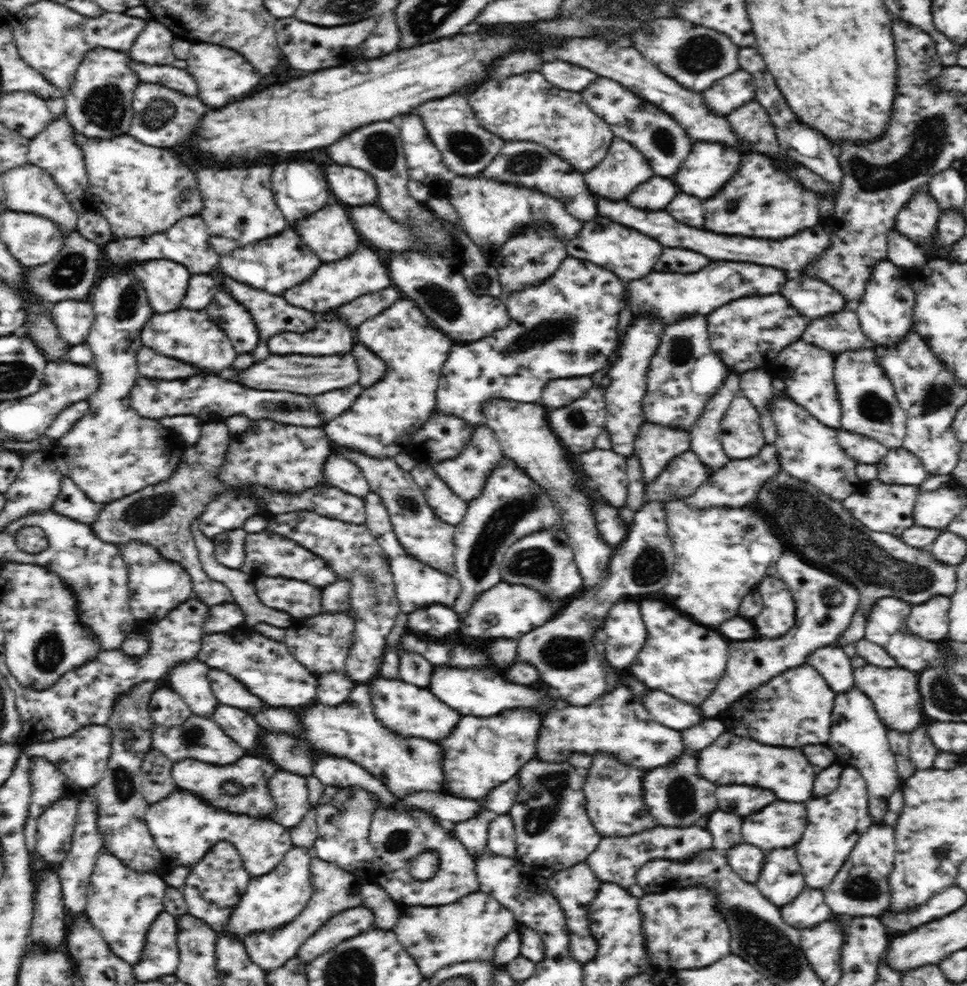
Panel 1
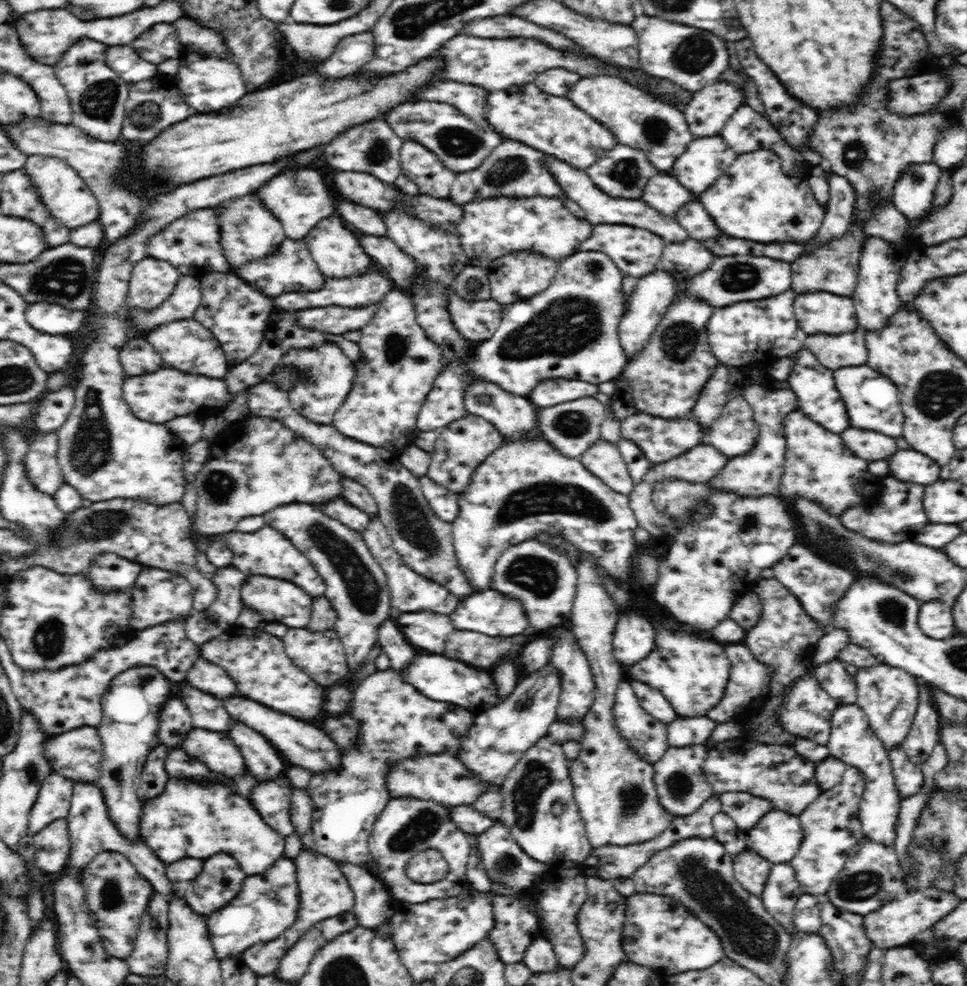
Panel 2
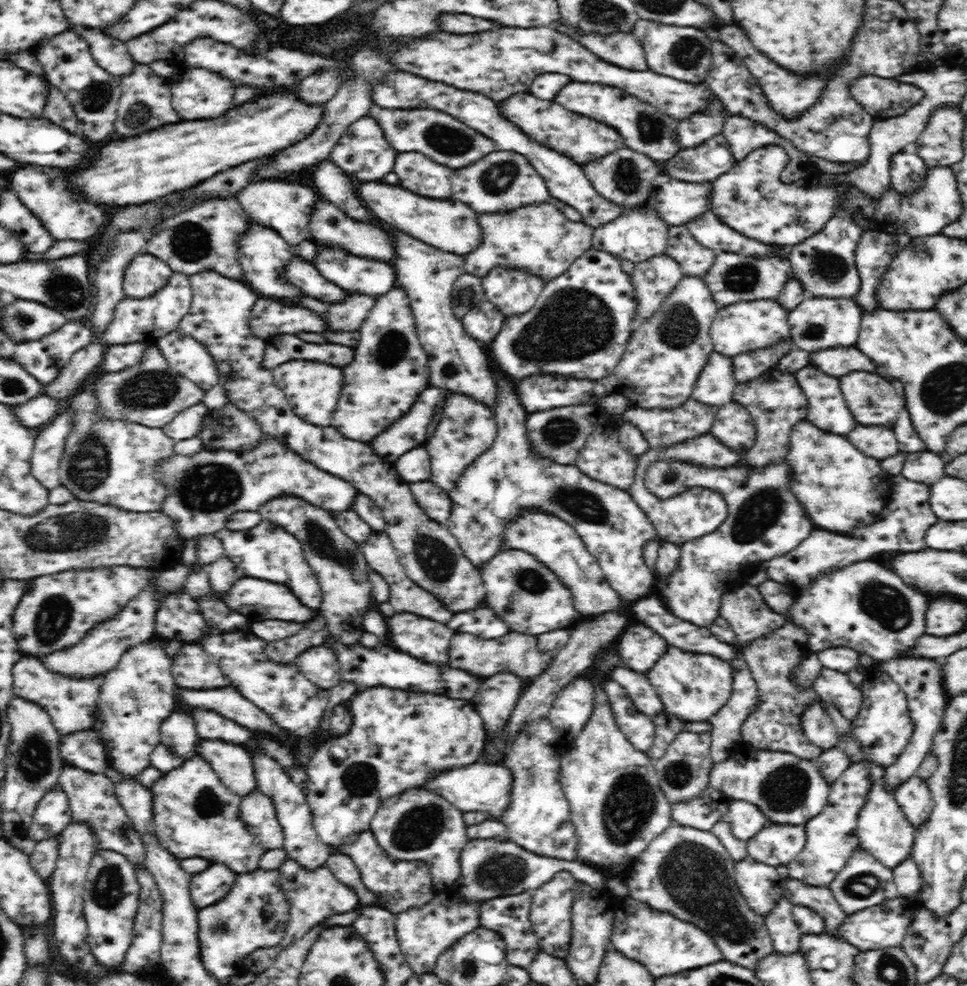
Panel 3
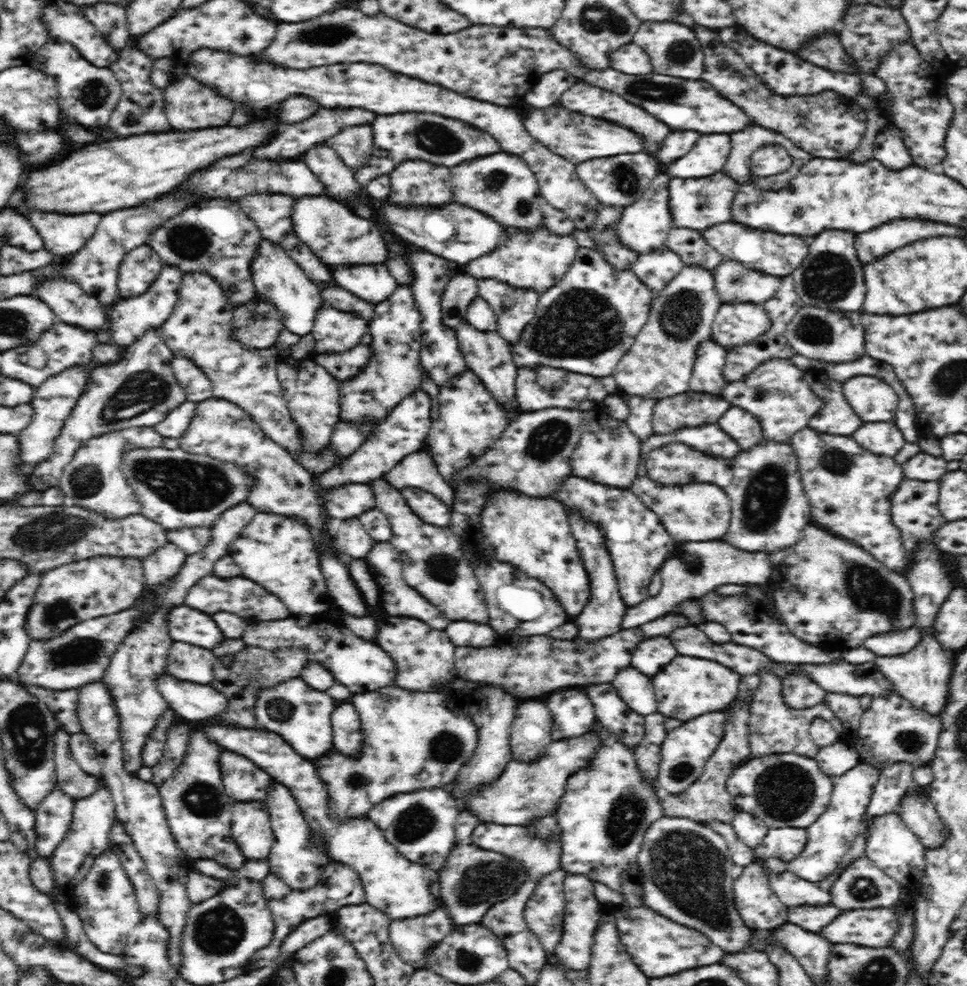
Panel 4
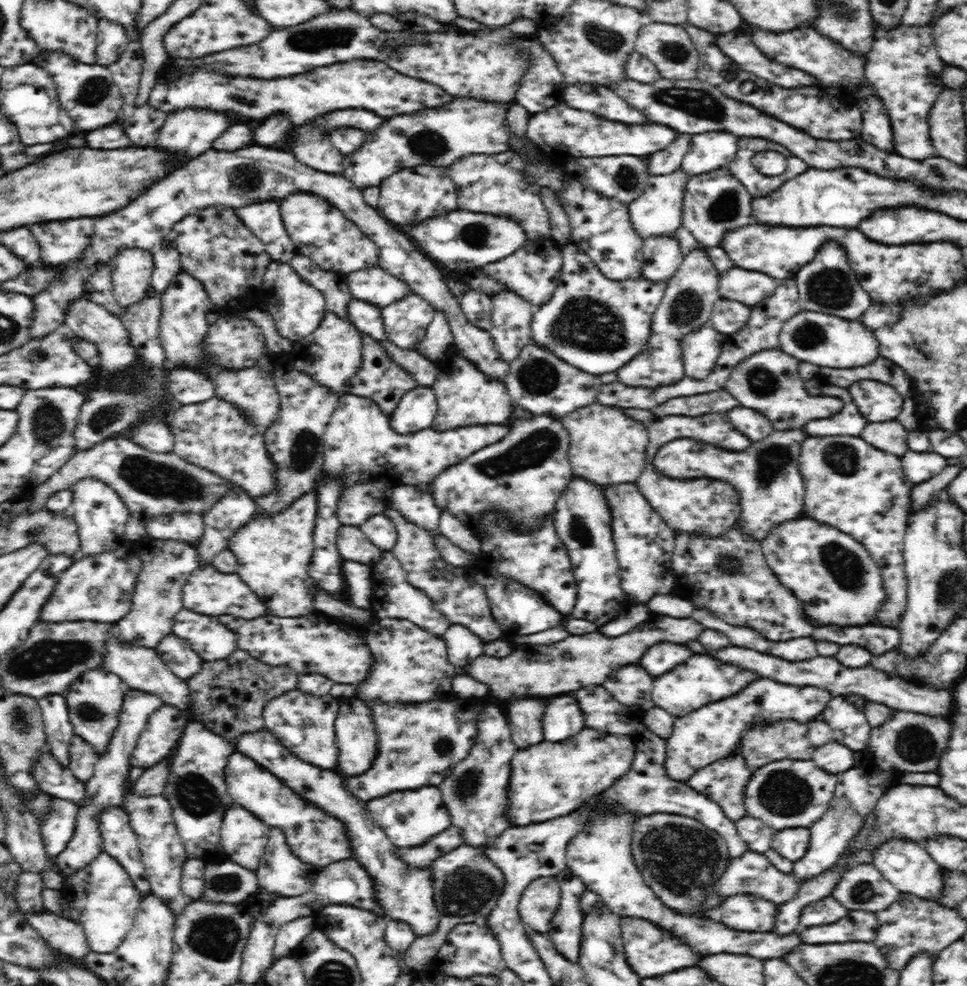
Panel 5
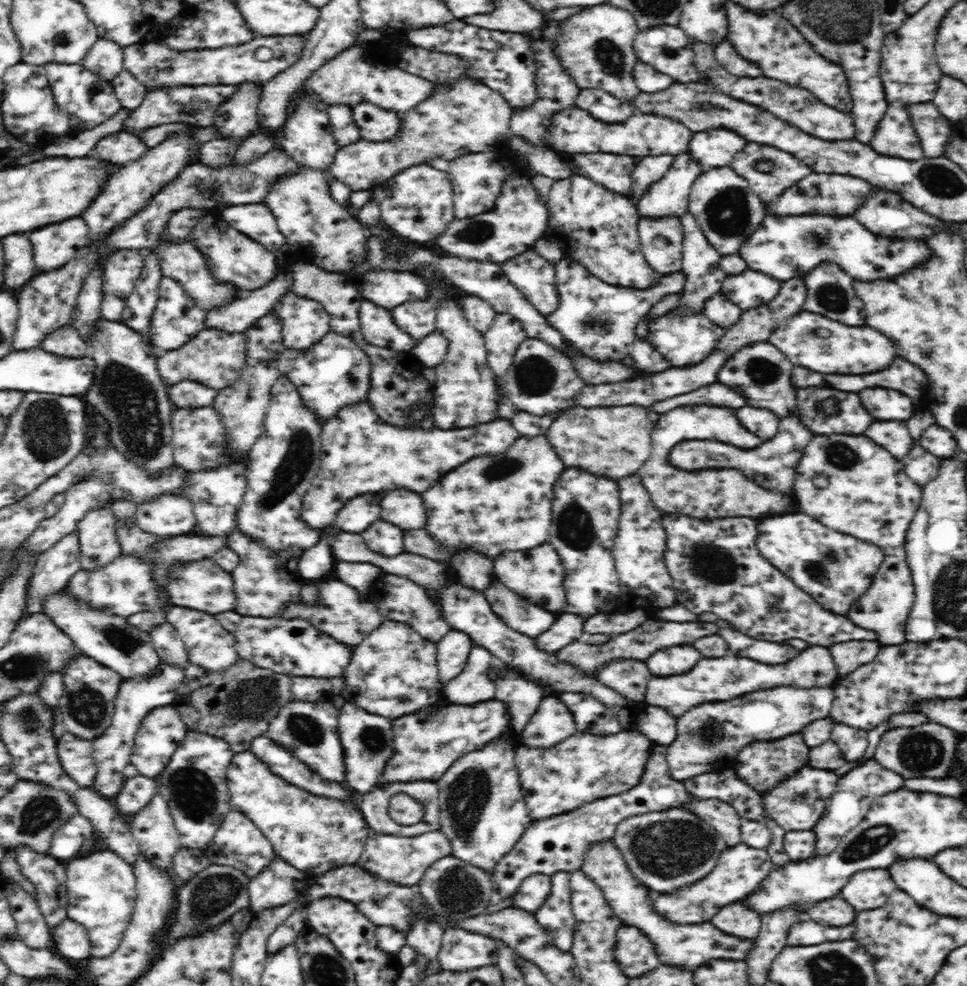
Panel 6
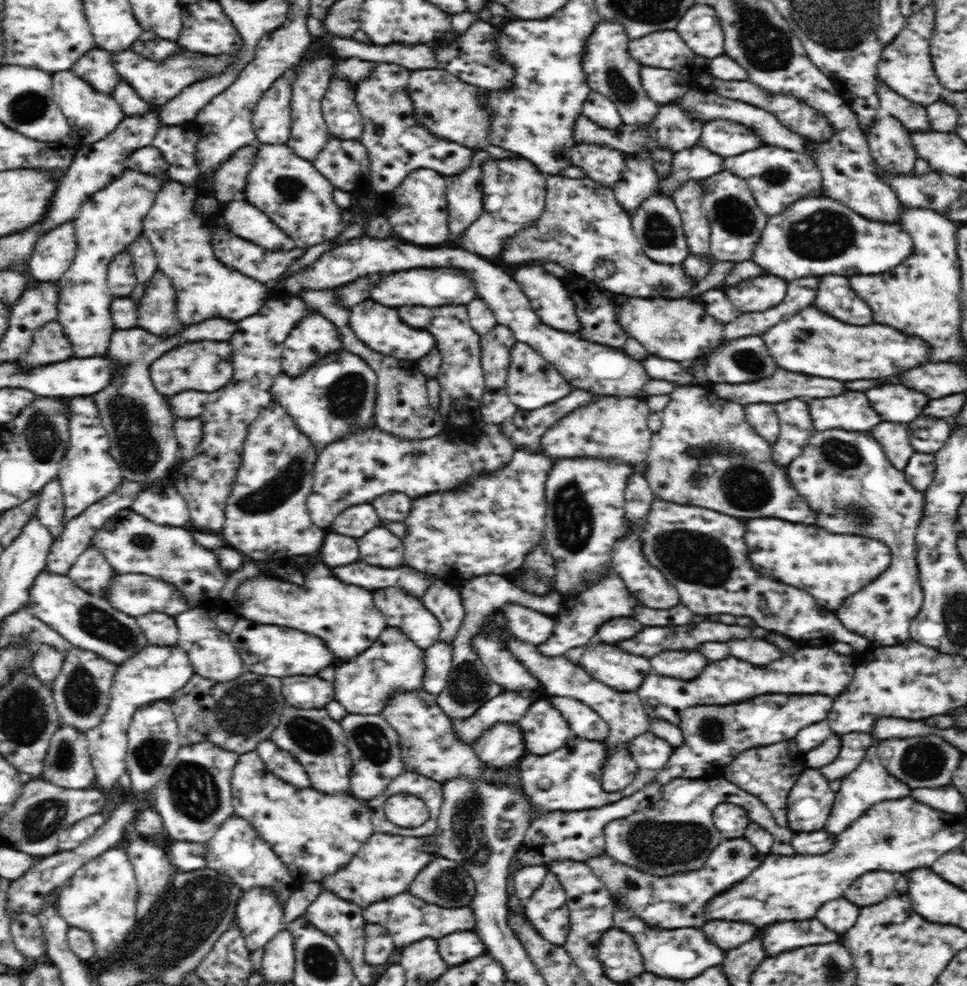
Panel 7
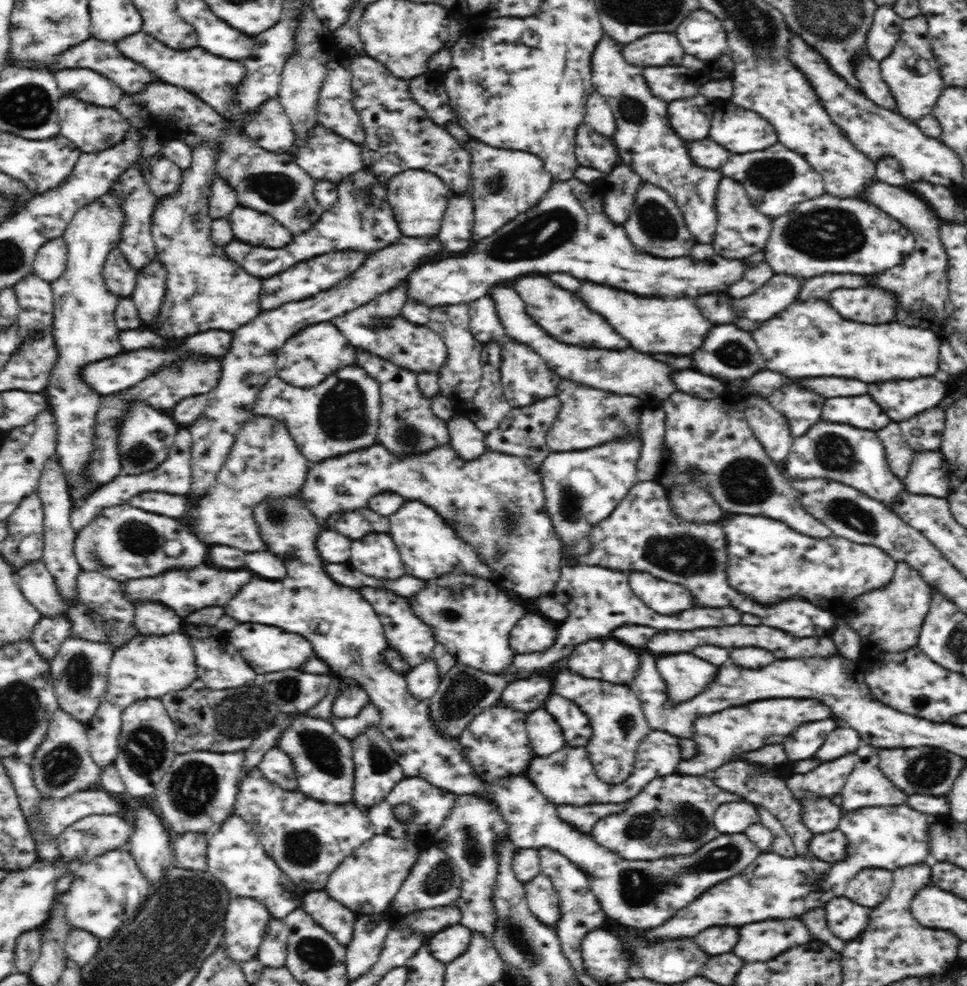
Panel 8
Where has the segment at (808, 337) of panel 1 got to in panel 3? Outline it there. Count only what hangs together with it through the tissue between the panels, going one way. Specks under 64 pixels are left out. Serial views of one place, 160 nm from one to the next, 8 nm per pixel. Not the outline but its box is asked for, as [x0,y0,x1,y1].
[809,347,875,378]

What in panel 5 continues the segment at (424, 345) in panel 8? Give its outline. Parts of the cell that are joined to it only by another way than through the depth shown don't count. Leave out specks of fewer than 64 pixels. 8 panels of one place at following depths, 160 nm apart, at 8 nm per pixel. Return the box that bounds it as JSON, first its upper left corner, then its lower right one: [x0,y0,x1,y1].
[348,298,387,342]

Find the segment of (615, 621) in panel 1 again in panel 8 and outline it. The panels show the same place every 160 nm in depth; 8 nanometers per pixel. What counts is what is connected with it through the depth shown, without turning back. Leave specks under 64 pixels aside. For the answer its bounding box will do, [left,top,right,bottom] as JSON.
[658,654,718,704]

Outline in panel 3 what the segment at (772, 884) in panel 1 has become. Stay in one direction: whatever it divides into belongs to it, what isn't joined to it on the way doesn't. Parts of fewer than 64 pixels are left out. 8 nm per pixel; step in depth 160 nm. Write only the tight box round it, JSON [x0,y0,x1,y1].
[765,894,802,954]

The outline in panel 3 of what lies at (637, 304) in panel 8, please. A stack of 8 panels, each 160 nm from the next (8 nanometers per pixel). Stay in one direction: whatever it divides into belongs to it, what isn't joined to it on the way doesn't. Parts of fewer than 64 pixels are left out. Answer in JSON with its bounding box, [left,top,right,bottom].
[690,352,738,409]

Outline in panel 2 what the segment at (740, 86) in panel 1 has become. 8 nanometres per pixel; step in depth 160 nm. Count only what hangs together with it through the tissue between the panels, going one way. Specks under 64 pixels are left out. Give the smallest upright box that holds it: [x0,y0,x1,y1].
[683,80,744,138]

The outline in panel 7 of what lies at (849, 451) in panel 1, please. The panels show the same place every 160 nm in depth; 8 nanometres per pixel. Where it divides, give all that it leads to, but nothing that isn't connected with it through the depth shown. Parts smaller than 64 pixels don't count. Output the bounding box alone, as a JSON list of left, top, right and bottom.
[872,422,916,470]

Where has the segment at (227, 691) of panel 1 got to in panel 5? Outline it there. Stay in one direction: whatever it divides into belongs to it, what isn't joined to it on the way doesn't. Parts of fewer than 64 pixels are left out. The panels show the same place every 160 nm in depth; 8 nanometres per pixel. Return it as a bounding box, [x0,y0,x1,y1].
[154,632,203,679]

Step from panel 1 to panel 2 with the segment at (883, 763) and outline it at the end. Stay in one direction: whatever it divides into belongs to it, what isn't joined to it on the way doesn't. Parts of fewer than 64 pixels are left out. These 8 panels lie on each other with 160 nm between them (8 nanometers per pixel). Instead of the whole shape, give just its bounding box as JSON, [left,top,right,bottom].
[826,704,901,847]

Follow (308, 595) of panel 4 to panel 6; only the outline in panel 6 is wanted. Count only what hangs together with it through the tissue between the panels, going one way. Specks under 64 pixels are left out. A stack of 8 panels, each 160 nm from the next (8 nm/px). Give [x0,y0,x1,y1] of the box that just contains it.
[226,402,519,618]

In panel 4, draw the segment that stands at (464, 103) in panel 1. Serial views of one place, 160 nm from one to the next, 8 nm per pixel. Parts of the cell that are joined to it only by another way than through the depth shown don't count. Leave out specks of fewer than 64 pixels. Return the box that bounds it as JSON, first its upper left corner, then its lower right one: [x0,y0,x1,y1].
[353,112,502,187]

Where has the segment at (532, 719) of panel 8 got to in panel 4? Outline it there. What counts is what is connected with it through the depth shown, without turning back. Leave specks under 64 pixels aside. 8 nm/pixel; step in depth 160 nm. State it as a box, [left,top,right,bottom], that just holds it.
[546,690,596,741]

